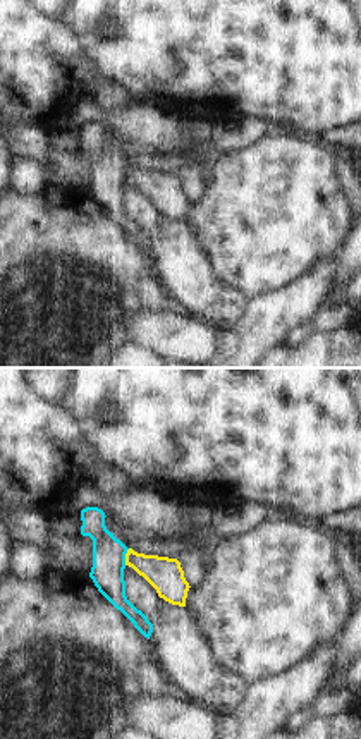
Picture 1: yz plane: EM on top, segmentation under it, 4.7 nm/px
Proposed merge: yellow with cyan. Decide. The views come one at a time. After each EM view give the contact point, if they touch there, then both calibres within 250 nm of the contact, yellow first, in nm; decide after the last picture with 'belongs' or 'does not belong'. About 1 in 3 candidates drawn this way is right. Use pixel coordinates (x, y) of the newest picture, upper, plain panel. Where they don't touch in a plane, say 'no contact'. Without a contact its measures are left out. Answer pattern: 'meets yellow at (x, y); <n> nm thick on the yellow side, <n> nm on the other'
meets yellow at (126, 172); 160 nm thick on the yellow side, 160 nm on the other

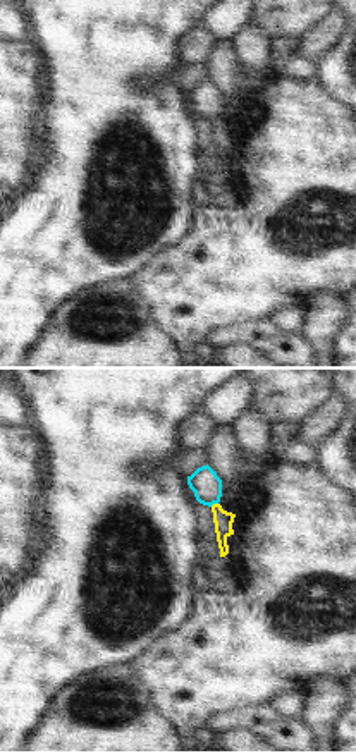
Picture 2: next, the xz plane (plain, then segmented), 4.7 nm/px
meets yellow at (214, 119); 90 nm thick on the yellow side, 140 nm on the other

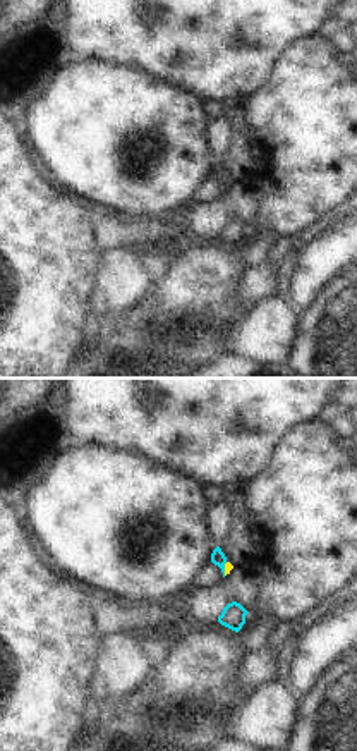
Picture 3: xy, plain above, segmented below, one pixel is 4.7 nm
meets yellow at (225, 184); 40 nm thick on the yellow side, 70 nm on the other

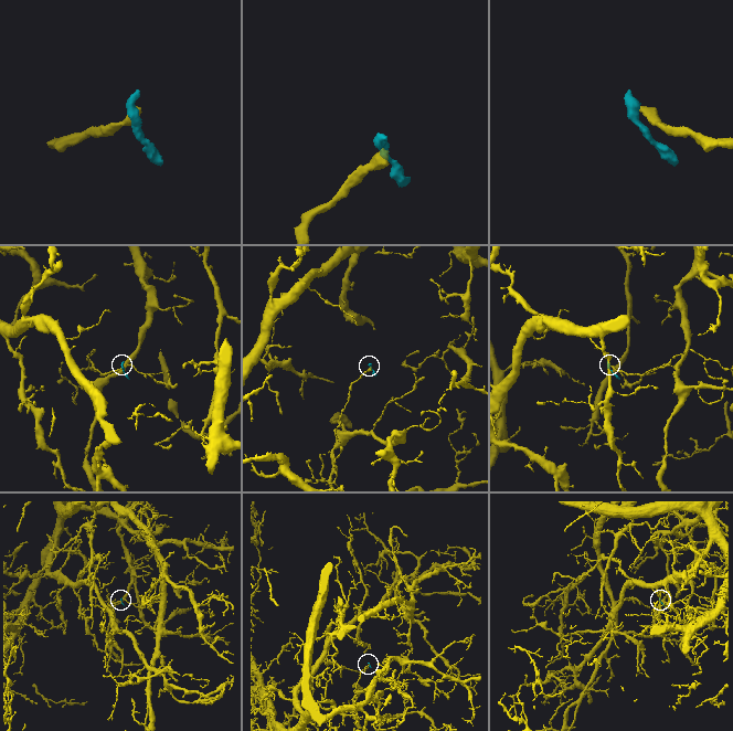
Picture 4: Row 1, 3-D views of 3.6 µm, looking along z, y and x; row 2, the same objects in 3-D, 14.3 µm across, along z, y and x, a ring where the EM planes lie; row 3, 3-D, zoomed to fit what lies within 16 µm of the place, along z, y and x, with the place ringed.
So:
does not belong

